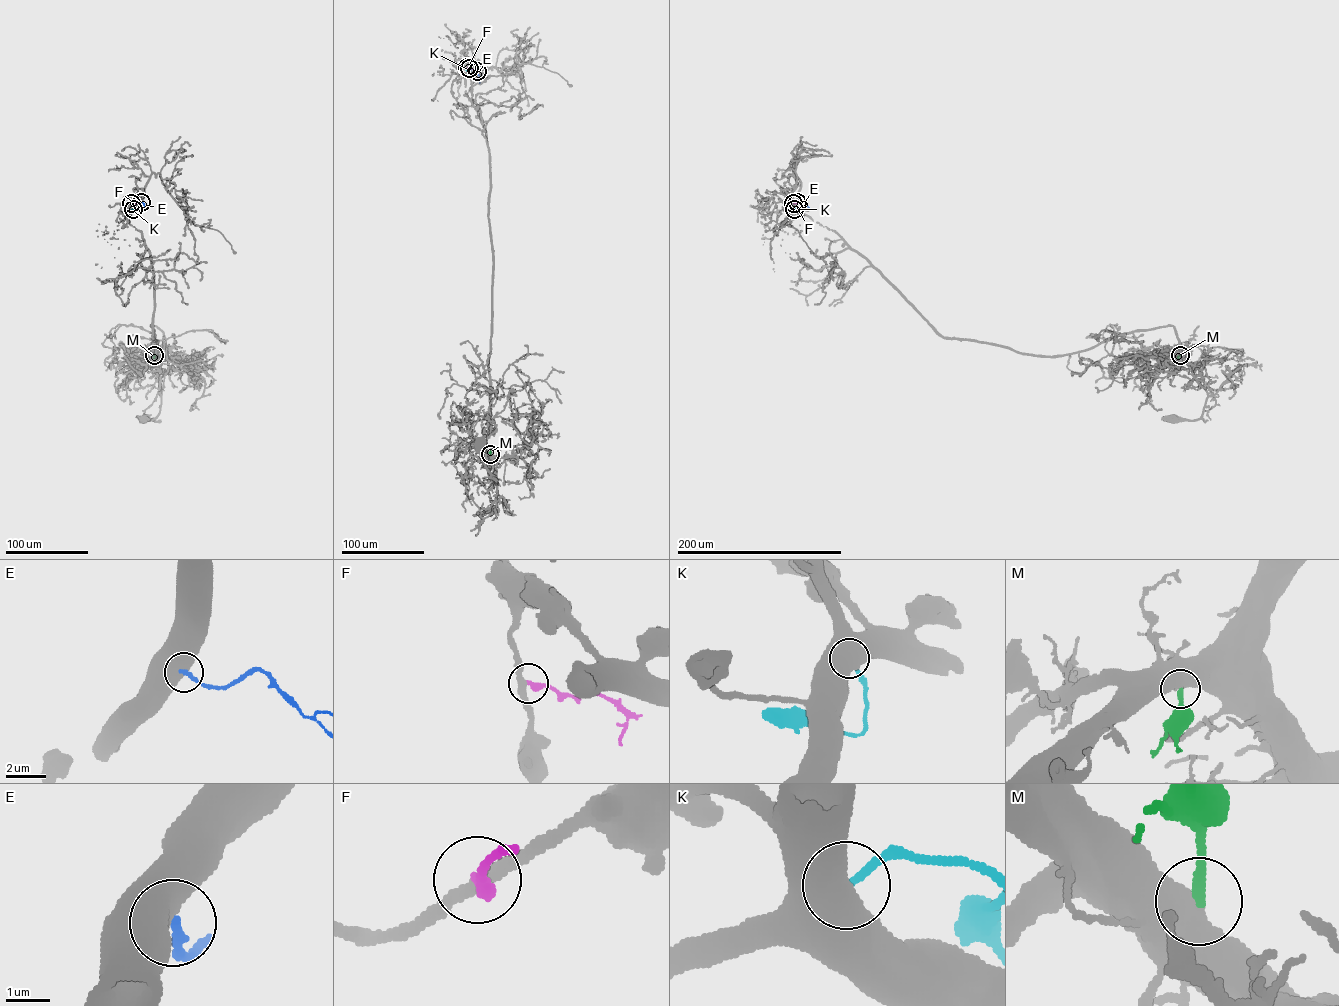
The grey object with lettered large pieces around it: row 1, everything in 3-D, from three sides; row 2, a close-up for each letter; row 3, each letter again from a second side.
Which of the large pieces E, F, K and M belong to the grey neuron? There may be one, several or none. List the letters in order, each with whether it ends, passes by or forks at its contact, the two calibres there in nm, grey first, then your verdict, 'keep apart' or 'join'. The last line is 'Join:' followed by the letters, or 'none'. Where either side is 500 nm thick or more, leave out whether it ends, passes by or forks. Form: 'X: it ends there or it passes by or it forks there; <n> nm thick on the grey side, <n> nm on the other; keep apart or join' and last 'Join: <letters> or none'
E: 800 nm thick on the grey side, 200 nm on the other; keep apart
F: it ends there; 320 nm thick on the grey side, 320 nm on the other; keep apart
K: 750 nm thick on the grey side, 180 nm on the other; keep apart
M: 700 nm thick on the grey side, 190 nm on the other; join
Join: M

